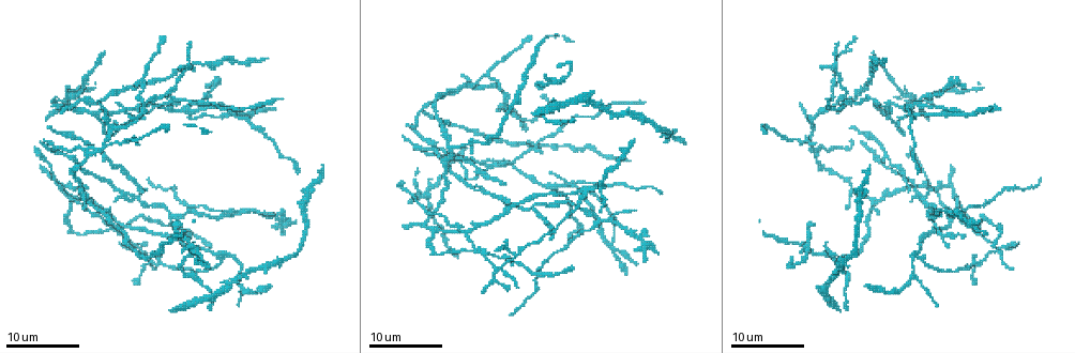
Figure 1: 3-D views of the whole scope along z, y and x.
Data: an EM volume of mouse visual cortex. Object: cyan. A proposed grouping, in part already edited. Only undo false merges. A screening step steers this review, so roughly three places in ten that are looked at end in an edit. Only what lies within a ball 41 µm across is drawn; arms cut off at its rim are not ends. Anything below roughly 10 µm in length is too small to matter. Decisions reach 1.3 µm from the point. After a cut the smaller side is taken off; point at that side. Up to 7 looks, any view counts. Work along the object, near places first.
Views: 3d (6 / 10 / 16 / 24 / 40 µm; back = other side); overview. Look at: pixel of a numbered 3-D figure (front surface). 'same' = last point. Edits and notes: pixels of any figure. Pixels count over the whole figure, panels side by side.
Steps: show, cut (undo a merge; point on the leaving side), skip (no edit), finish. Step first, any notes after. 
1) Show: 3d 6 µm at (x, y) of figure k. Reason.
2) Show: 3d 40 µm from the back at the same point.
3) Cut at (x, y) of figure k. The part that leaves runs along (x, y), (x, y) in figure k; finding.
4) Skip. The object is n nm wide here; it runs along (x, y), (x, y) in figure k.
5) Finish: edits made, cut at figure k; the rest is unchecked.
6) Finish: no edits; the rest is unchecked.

Show: 3d 10 µm at (889, 111) of figure 1. Three arms meet.

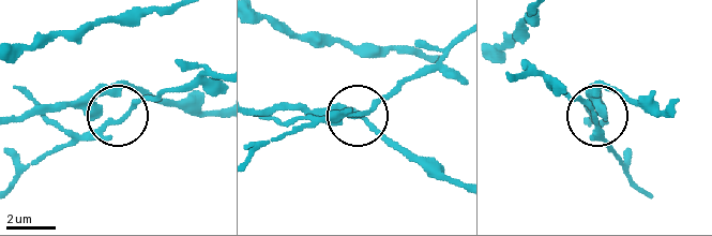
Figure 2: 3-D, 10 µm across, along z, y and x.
Skip. The object is 200 nm wide here; one neuron here.

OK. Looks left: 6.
Show: 3d 6 µm at (188, 110) of figure 1. Four arms meet.

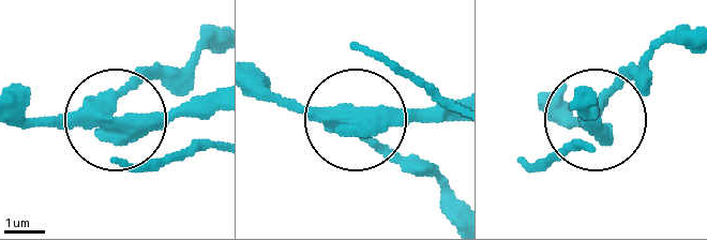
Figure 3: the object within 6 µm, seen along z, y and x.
Show: 3d 6 µm from the back at (114, 106) of figure 3.

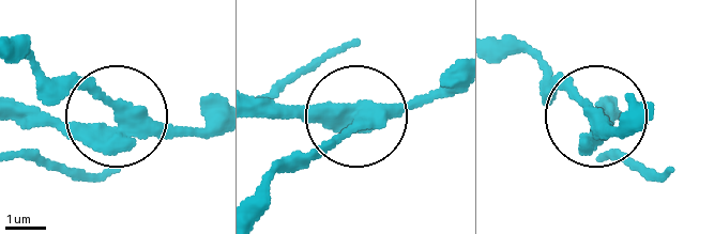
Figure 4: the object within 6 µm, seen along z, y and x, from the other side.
Skip. All the same neuron.

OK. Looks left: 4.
Show: 3d 16 µm at (969, 116) of figure 1. Thin arm on a thick one.

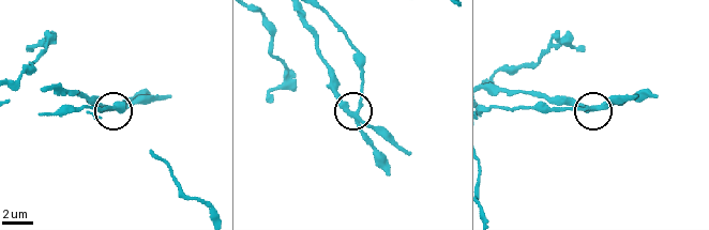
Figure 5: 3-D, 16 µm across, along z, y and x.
Show: 3d 6 µm at (596, 108) of figure 5. Closer look.

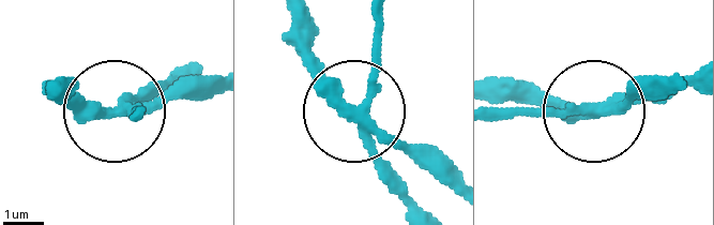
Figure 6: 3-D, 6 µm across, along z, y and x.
Skip. It runs along (288, 11), (305, 62), (353, 106), (377, 51), (377, 11) in figure 6; continuous, no second neuron.

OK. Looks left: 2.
Show: 3d 16 µm at (870, 97) of figure 1. Four arms meet.

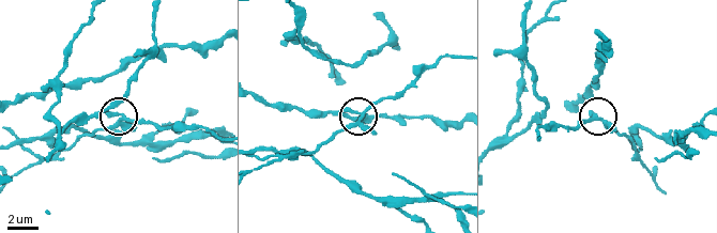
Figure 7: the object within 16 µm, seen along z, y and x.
Skip. Continuous, no second neuron.

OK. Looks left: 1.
Finish: no edits; the rest is unchecked.

